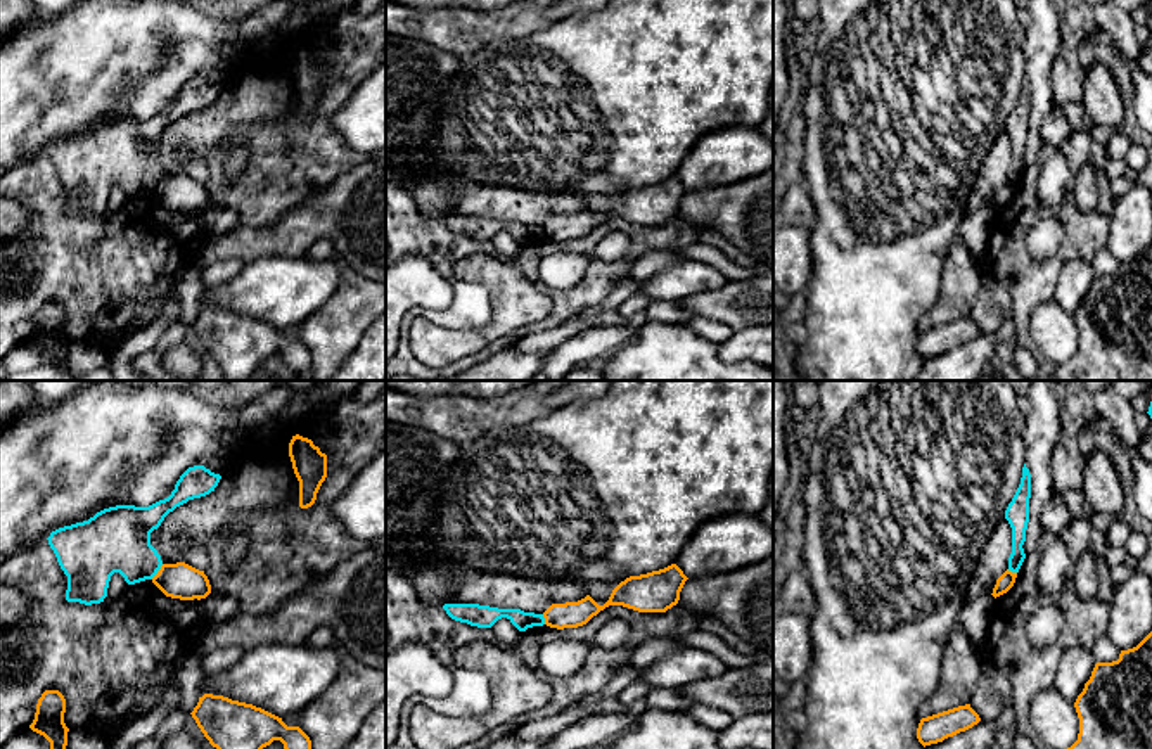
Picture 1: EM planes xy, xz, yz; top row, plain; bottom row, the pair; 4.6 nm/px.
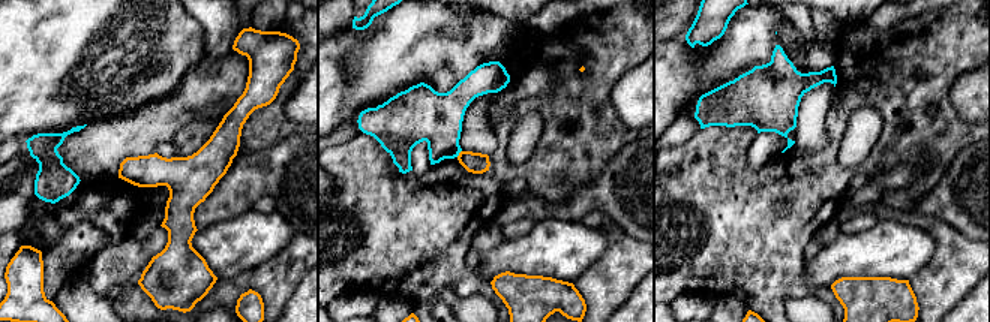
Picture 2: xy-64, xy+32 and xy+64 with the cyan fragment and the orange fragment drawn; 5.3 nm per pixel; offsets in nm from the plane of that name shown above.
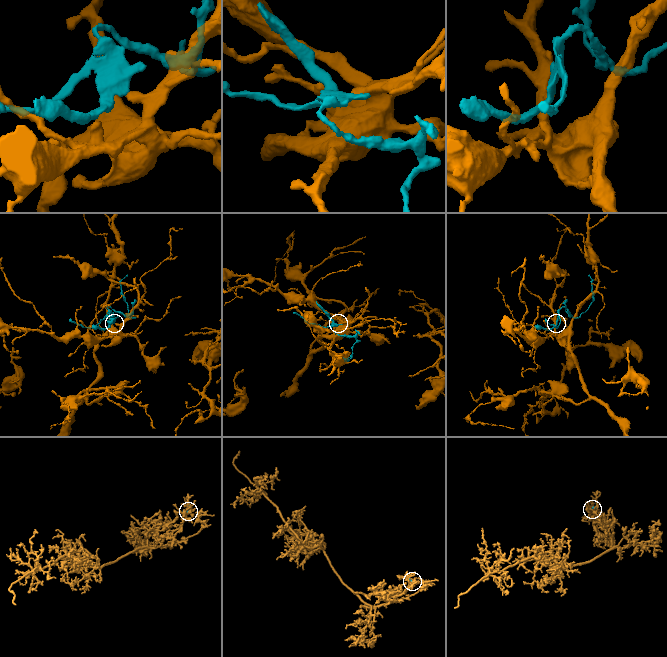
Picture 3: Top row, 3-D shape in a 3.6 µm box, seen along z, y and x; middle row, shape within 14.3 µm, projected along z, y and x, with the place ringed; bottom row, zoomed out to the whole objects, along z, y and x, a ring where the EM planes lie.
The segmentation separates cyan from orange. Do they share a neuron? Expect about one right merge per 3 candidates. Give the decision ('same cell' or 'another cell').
another cell

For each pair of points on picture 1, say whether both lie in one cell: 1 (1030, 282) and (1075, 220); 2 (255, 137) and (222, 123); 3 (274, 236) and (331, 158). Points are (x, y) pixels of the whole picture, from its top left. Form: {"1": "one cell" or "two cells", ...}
{"1": "one cell", "2": "two cells", "3": "two cells"}

